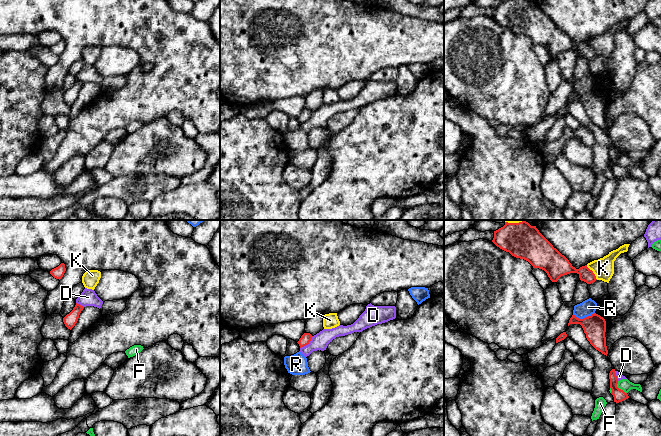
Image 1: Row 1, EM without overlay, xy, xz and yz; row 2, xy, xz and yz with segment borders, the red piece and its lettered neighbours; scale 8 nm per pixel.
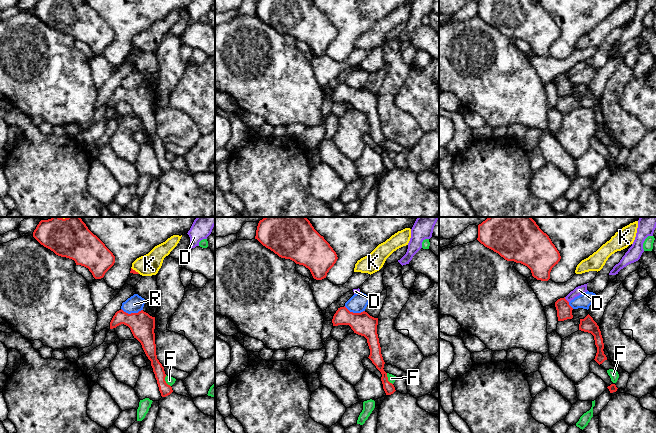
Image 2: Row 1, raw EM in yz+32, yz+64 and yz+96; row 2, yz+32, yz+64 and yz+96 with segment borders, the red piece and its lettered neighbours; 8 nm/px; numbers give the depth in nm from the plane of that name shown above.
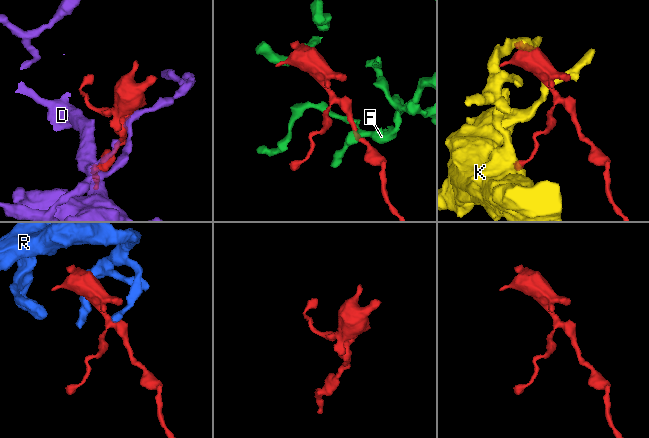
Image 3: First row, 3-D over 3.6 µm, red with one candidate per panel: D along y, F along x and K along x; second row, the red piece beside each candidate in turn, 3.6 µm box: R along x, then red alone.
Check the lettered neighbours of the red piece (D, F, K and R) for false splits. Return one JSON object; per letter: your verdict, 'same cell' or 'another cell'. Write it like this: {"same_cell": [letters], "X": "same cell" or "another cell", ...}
{"same_cell": [], "D": "another cell", "F": "another cell", "K": "another cell", "R": "another cell"}

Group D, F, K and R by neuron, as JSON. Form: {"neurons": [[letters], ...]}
{"neurons": [["D"], ["F"], ["K"], ["R"]]}

